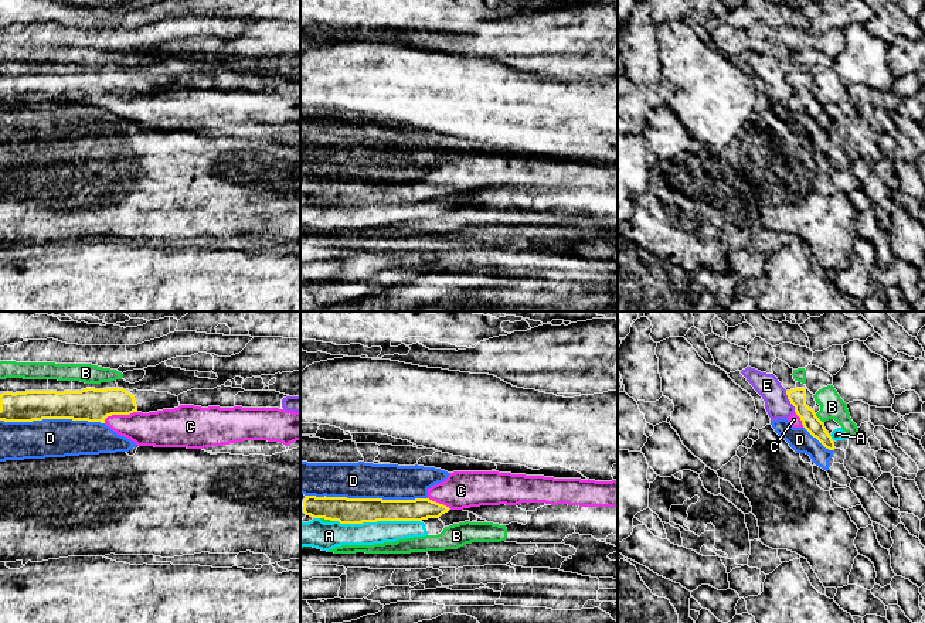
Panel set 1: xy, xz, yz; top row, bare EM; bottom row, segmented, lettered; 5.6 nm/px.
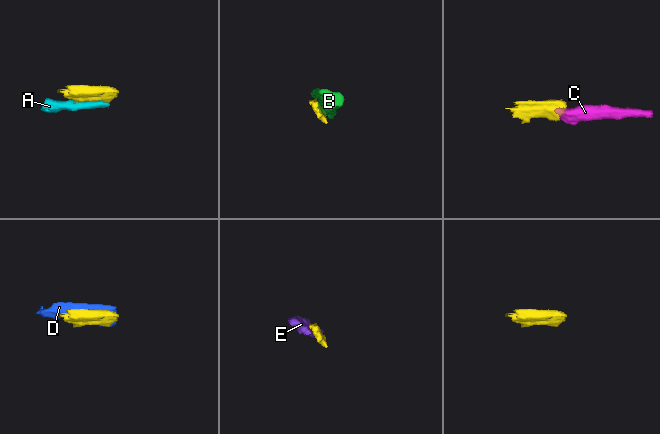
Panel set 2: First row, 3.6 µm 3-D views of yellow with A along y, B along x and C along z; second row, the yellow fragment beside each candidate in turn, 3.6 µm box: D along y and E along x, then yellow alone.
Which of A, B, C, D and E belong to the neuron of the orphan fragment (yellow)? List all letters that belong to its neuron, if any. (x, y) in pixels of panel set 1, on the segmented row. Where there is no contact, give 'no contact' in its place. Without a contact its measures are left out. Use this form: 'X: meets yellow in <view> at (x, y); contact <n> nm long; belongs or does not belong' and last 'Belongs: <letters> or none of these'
A: meets yellow in xz at (377, 520); contact 500 nm long; does not belong
B: meets yellow in yz at (818, 418); contact 70 nm long; does not belong
C: meets yellow in xy at (119, 414); contact 200 nm long; belongs
D: meets yellow in xz at (367, 499); contact 700 nm long; does not belong
E: meets yellow in yz at (789, 399); contact 130 nm long; does not belong
Belongs: C

